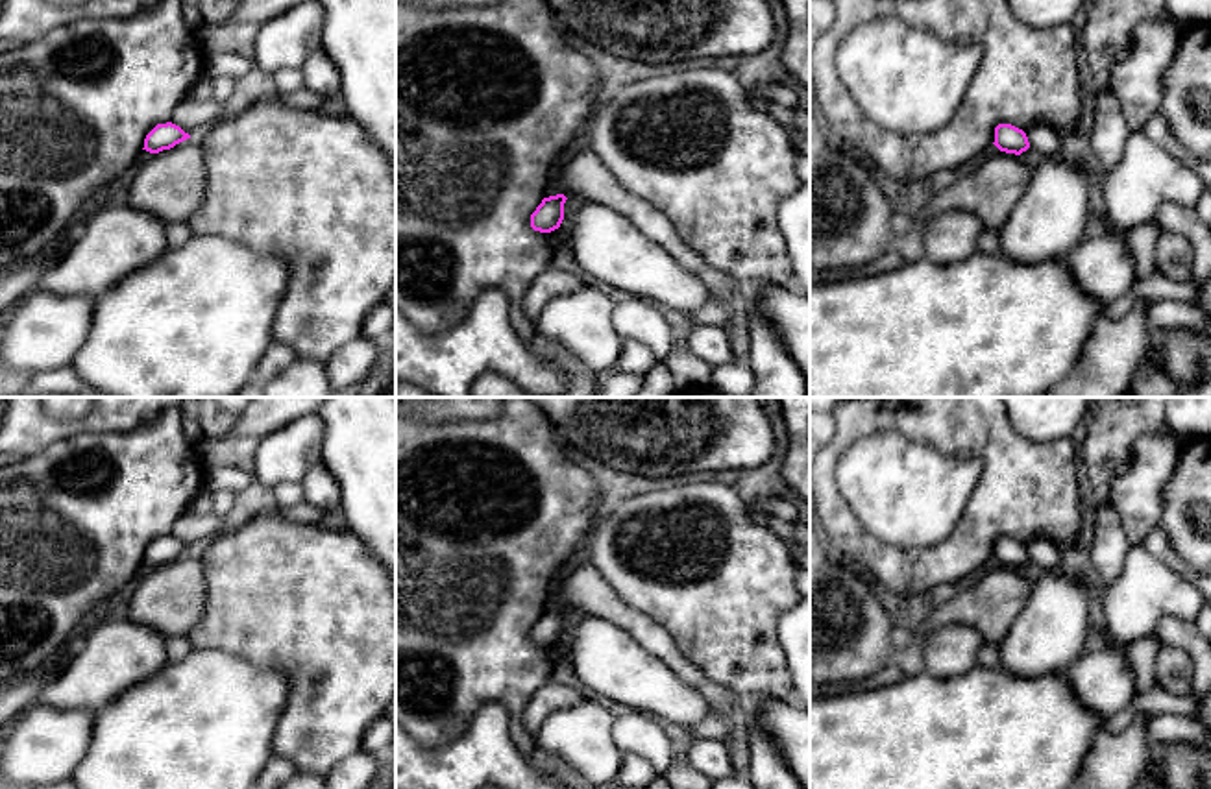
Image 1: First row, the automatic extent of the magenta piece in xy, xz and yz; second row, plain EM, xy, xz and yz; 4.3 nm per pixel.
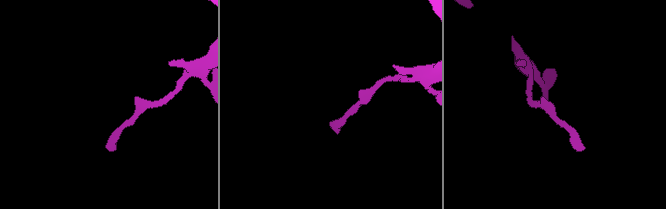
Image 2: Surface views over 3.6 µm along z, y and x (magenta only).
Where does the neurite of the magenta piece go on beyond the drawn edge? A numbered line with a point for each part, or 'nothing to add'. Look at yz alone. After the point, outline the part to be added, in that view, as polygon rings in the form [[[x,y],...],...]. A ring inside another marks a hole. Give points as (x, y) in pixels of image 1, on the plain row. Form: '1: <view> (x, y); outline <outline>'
nothing to add

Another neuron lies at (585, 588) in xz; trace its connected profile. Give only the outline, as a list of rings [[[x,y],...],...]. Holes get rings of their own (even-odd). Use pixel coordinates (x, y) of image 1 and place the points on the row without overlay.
[[[584,564],[568,573],[560,582],[560,608],[601,617],[623,628],[649,654],[662,660],[679,678],[695,687],[710,704],[714,717],[725,721],[730,735],[725,741],[736,774],[747,776],[749,748],[749,702],[730,689],[712,682],[682,656],[671,636],[651,617],[632,610],[605,577]]]

